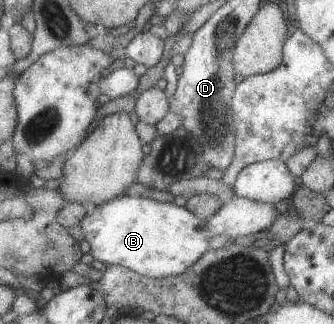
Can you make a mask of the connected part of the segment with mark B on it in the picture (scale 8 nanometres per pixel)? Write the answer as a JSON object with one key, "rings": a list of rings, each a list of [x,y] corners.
{"rings":[[[120,195],[97,205],[95,210],[91,214],[85,214],[77,225],[83,232],[83,239],[89,245],[89,254],[94,260],[105,266],[121,266],[151,279],[178,276],[188,270],[191,264],[209,250],[208,241],[212,236],[206,230],[206,222],[198,220],[184,207],[149,200],[142,196]]]}

